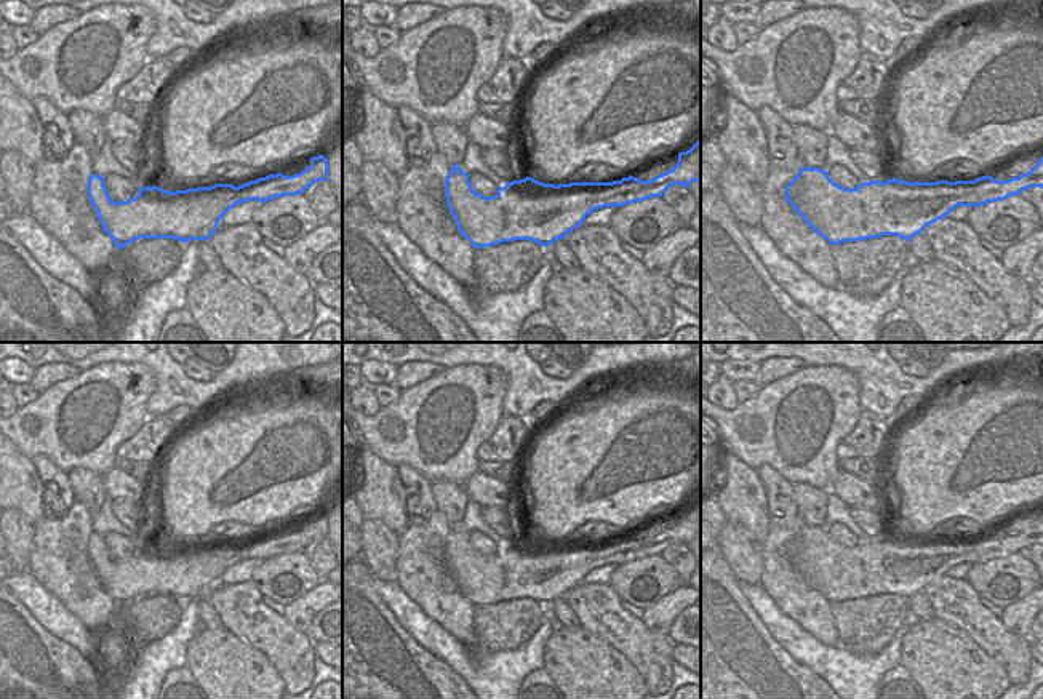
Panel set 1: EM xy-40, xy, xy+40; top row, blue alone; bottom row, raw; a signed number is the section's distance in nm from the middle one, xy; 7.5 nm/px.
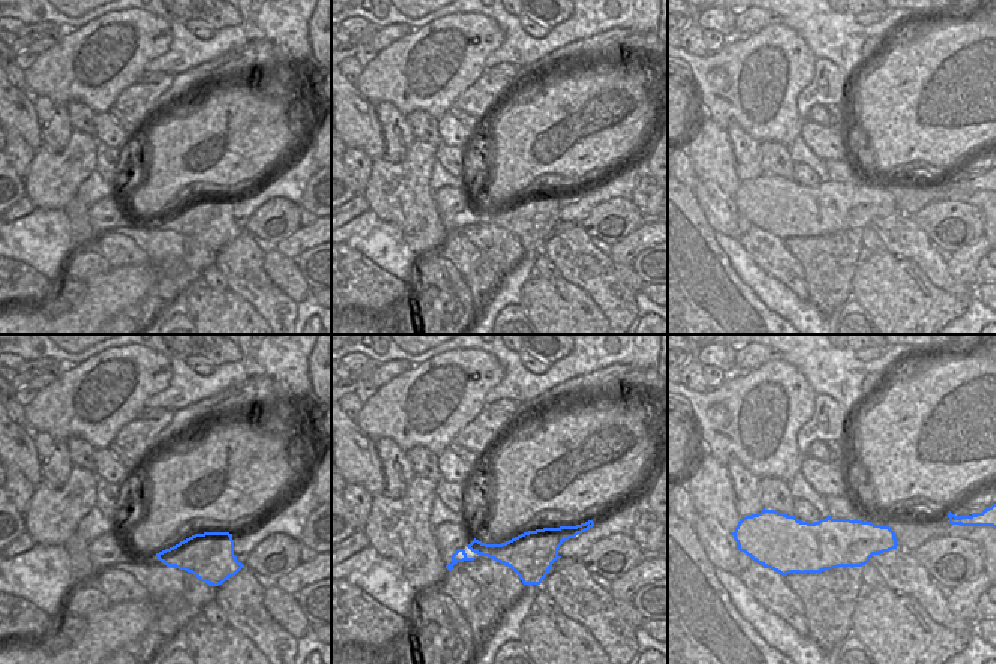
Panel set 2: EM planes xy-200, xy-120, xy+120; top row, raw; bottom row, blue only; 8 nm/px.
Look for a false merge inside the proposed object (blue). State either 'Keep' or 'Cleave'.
Cleave.

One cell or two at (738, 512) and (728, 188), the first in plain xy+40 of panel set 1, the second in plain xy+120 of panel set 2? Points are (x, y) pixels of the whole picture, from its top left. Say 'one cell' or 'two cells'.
one cell

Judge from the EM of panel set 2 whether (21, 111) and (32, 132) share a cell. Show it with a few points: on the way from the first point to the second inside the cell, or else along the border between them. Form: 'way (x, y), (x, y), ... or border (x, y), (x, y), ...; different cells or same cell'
way (21, 116), (27, 128); same cell

